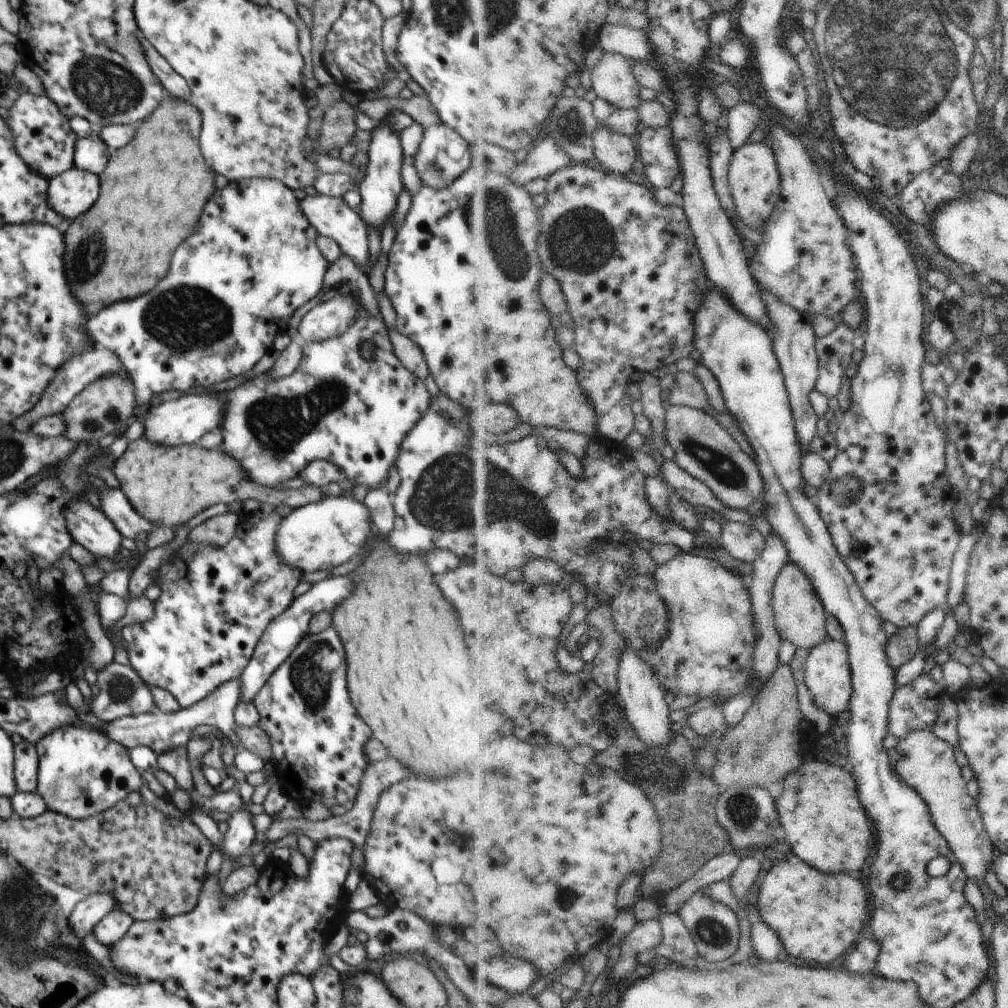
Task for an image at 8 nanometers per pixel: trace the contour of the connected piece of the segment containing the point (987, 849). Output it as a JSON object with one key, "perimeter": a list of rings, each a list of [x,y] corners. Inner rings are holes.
{"perimeter":[[[928,729],[910,731],[896,748],[902,755],[896,766],[901,779],[909,787],[914,787],[922,800],[928,804],[936,828],[957,856],[965,874],[978,882],[983,881],[986,872],[993,868],[997,855],[993,851],[995,846],[984,828],[977,802],[966,792],[966,782],[956,764],[954,748],[946,740],[940,740],[933,730]]]}

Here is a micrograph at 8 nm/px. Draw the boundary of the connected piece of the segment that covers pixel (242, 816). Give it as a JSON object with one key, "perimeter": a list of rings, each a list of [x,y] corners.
{"perimeter":[[[244,802],[243,809],[230,815],[228,822],[228,831],[224,834],[222,852],[230,856],[232,860],[238,860],[242,854],[250,851],[252,842],[254,842],[256,829],[253,825],[253,816],[246,809]]]}

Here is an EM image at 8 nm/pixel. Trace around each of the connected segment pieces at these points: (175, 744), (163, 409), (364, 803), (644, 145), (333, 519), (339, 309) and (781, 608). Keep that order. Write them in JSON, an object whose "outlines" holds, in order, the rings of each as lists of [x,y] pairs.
{"outlines":[[[[232,679],[221,684],[206,698],[194,704],[194,706],[185,709],[180,708],[179,712],[175,714],[164,714],[164,712],[154,707],[150,713],[128,715],[105,723],[98,730],[108,736],[110,740],[121,744],[128,750],[136,748],[136,746],[147,746],[158,756],[186,746],[189,741],[190,731],[195,726],[208,724],[208,726],[214,726],[219,732],[226,734],[237,750],[239,750],[239,738],[237,737],[237,726],[235,724],[235,708],[239,703],[240,696],[241,684],[238,679]]],[[[188,394],[179,398],[166,398],[157,406],[148,406],[146,413],[140,415],[144,425],[144,436],[152,443],[169,447],[191,445],[199,442],[207,432],[218,432],[225,407],[218,394]]],[[[388,757],[383,761],[370,762],[367,769],[363,772],[356,800],[347,813],[342,816],[333,816],[329,820],[325,819],[323,821],[311,821],[304,817],[299,819],[280,819],[279,821],[273,820],[267,832],[267,844],[275,840],[280,840],[280,838],[284,838],[288,834],[295,834],[307,836],[315,843],[321,843],[323,840],[332,837],[344,837],[351,840],[355,845],[362,847],[371,832],[373,814],[380,794],[387,788],[390,788],[390,786],[398,784],[412,776],[413,772],[397,758]]],[[[646,127],[641,132],[639,150],[645,172],[656,189],[667,189],[683,172],[679,150],[676,150],[675,129],[667,127]]],[[[331,496],[292,509],[290,514],[282,517],[275,532],[275,545],[283,563],[305,574],[316,570],[330,571],[348,562],[368,544],[371,537],[370,511],[364,503],[345,496]]],[[[335,296],[312,308],[298,326],[298,339],[303,343],[320,342],[341,335],[362,309],[356,296]]],[[[790,561],[777,580],[774,600],[777,623],[784,639],[790,640],[798,649],[806,647],[810,650],[826,642],[829,636],[830,614],[806,570]]]]}

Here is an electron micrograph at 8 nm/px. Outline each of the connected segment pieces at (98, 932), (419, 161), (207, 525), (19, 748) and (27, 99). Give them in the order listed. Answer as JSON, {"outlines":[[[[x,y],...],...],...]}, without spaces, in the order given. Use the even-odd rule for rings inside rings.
{"outlines":[[[[116,907],[96,924],[92,933],[100,944],[110,948],[128,932],[133,921],[133,918],[122,907]]],[[[442,122],[426,128],[414,161],[418,176],[423,184],[435,189],[450,186],[450,183],[453,183],[471,166],[469,147],[470,144],[462,136]]],[[[230,511],[213,516],[193,528],[187,536],[187,542],[194,545],[213,544],[214,547],[226,546],[235,531],[238,521],[239,515]]],[[[28,741],[15,744],[14,750],[14,772],[17,792],[37,790],[37,766],[39,756],[35,745]]],[[[24,90],[8,109],[4,119],[13,134],[13,145],[22,162],[50,180],[75,166],[75,144],[78,136],[70,127],[69,118],[46,95],[37,96]]]]}

